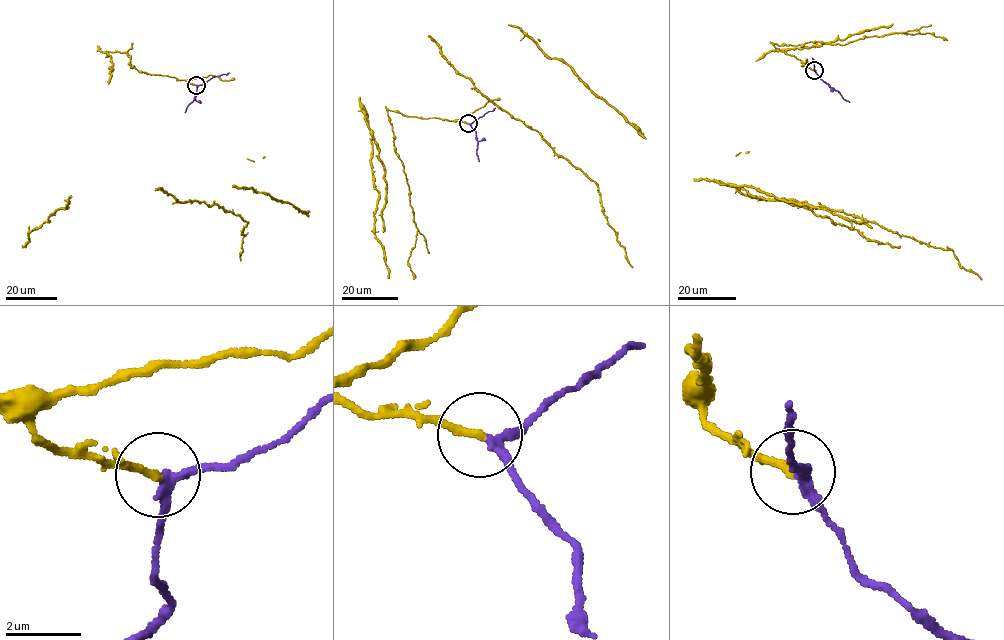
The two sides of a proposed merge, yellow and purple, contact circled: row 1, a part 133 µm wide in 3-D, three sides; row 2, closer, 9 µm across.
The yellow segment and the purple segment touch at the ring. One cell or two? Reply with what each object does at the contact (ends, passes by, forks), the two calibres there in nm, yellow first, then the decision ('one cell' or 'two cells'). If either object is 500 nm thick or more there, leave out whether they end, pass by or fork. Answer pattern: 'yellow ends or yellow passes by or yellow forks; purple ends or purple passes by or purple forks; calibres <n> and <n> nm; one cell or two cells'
yellow ends; purple passes by; calibres 200 and 240 nm; two cells

